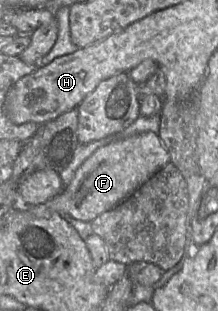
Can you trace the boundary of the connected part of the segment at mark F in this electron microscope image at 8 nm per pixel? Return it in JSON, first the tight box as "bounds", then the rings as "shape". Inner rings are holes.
{"bounds":[23,132,170,222],"shape":[[[143,132],[133,135],[124,140],[110,143],[98,148],[76,170],[75,175],[68,187],[50,201],[44,204],[28,206],[23,211],[29,212],[36,218],[49,218],[52,214],[68,214],[71,217],[92,222],[100,214],[113,209],[129,198],[141,185],[148,181],[155,173],[170,162],[170,155],[159,136],[153,132]]]}

